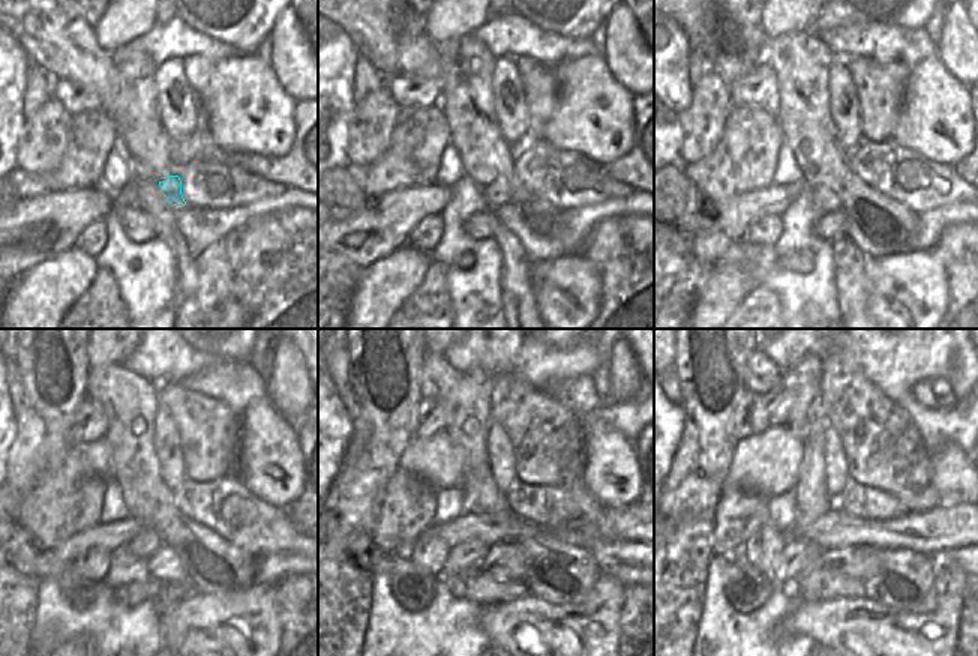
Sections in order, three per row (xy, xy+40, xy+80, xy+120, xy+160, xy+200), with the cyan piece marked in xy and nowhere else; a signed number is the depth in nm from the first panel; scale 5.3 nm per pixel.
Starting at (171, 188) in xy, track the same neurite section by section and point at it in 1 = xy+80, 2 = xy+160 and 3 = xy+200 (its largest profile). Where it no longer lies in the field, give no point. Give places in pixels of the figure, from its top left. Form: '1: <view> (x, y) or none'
1: xy+80 (825, 200)
2: xy+160 (462, 559)
3: xy+200 (798, 556)

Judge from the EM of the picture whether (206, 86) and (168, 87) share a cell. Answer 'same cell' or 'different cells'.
different cells

